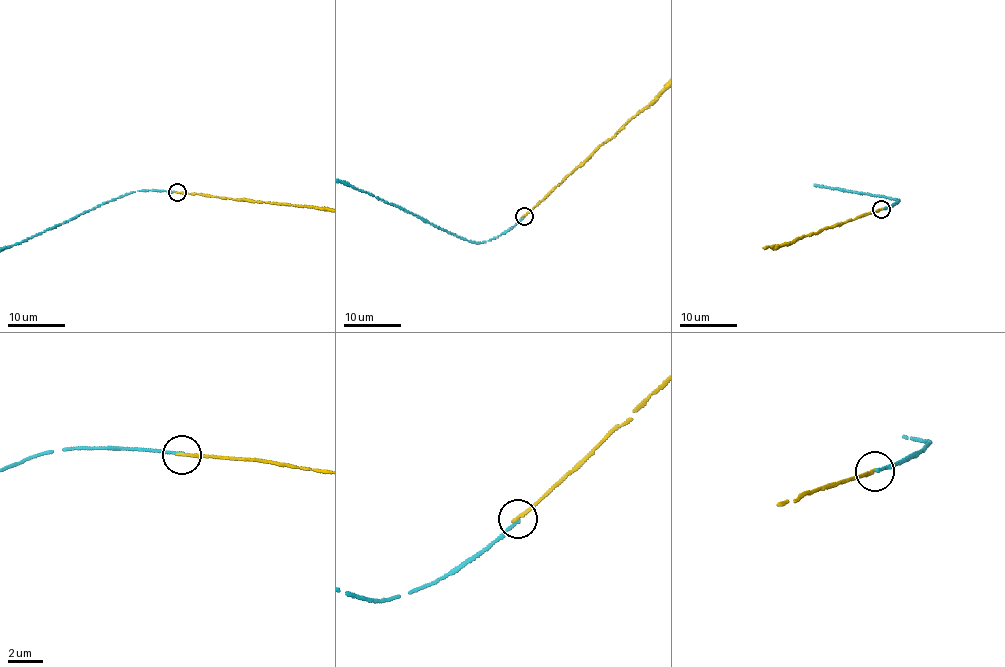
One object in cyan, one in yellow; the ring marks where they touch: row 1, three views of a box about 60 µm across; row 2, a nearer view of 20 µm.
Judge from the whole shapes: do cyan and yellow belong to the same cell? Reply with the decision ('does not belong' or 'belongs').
does not belong

